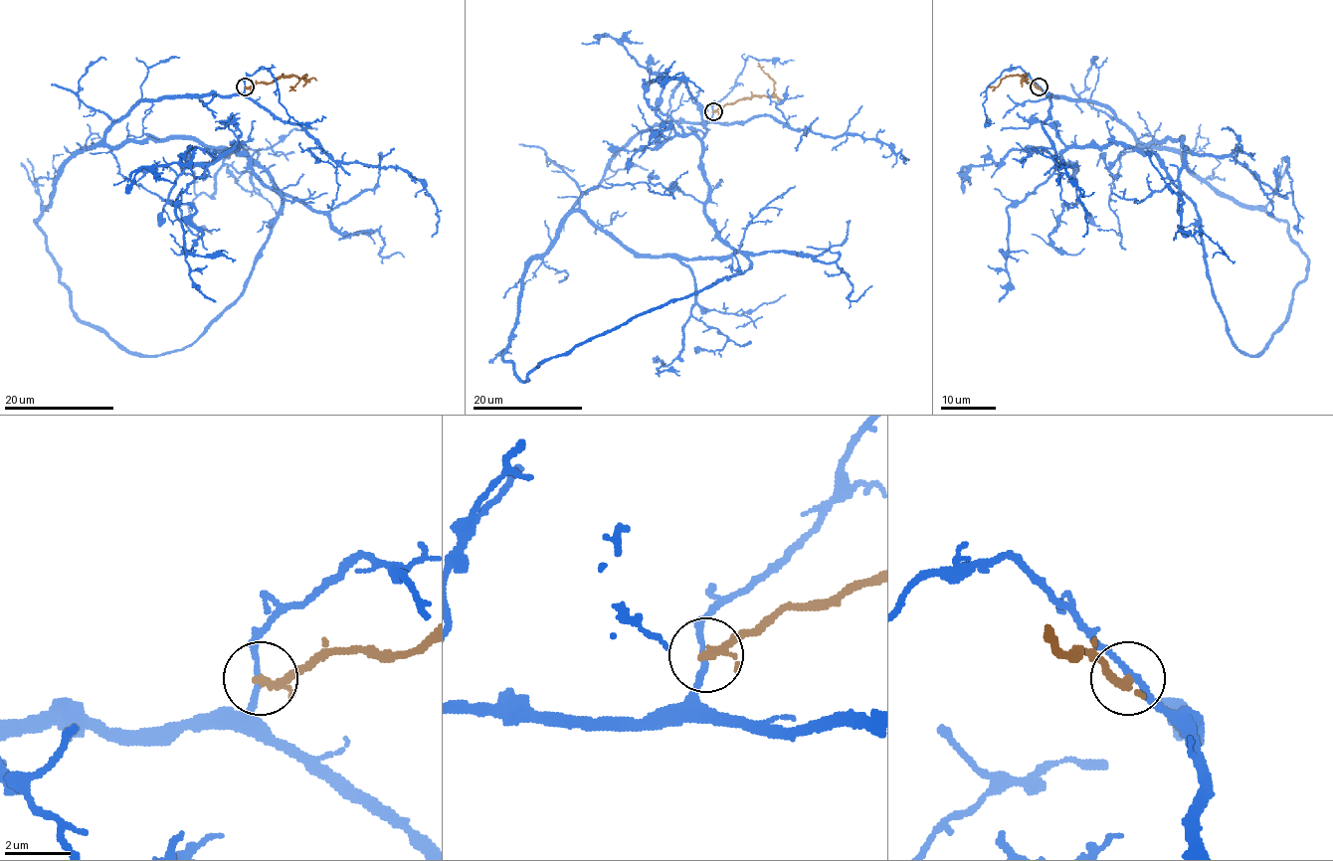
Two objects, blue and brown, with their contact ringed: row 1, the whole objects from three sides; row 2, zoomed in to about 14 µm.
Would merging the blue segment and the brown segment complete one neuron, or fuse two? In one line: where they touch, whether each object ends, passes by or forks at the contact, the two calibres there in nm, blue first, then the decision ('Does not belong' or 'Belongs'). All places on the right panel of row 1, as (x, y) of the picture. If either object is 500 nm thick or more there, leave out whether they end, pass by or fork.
Place: (1039, 86). At the ring blue passes by. At the ring brown passes by. Thickness 160 nm (blue) against 200 nm. Does not belong

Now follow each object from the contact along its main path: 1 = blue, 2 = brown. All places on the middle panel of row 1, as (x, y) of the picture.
1: (713, 112), (573, 205), (644, 256), (742, 252), (701, 141), (637, 150), (669, 123), (638, 104)
2: (713, 111), (726, 104), (773, 93), (774, 83), (758, 64)

